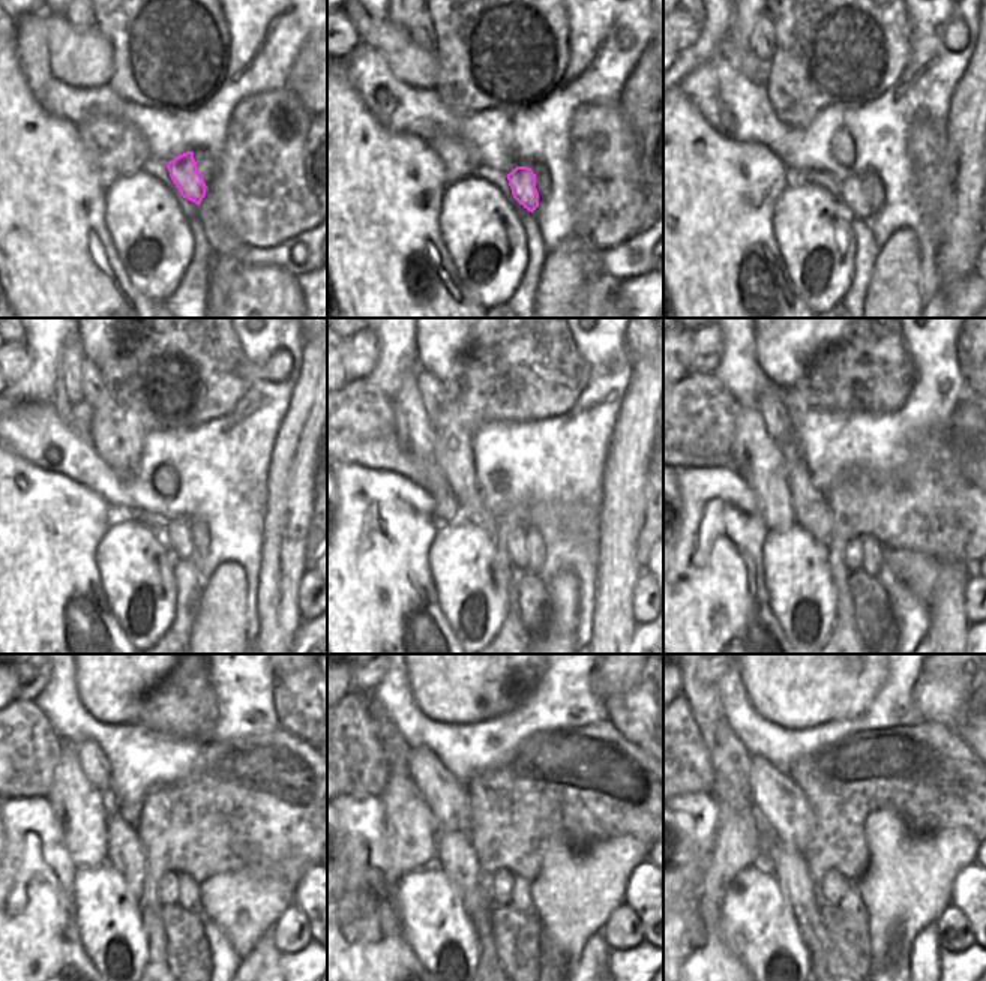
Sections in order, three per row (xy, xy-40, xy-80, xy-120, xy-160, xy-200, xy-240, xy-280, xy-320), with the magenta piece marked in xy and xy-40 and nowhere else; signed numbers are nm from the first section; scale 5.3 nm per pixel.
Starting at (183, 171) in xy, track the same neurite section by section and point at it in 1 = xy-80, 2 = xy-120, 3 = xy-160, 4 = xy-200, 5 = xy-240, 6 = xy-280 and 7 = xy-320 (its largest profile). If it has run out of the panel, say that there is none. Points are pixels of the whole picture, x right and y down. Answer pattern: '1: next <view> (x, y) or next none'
1: next xy-80 (853, 194)
2: next xy-120 (177, 531)
3: next xy-160 (515, 536)
4: next xy-200 (853, 555)
5: next xy-240 (167, 884)
6: next xy-280 (503, 881)
7: next xy-320 (832, 887)

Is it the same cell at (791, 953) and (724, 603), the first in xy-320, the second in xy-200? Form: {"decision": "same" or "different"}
{"decision": "different"}

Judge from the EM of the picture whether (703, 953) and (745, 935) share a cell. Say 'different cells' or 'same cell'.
different cells

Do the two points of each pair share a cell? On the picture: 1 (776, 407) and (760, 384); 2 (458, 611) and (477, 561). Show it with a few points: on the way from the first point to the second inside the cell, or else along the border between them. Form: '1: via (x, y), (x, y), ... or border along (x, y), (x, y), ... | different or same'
1: border along (772, 384), (757, 402) | different
2: via (464, 599), (468, 593), (468, 573) | same

